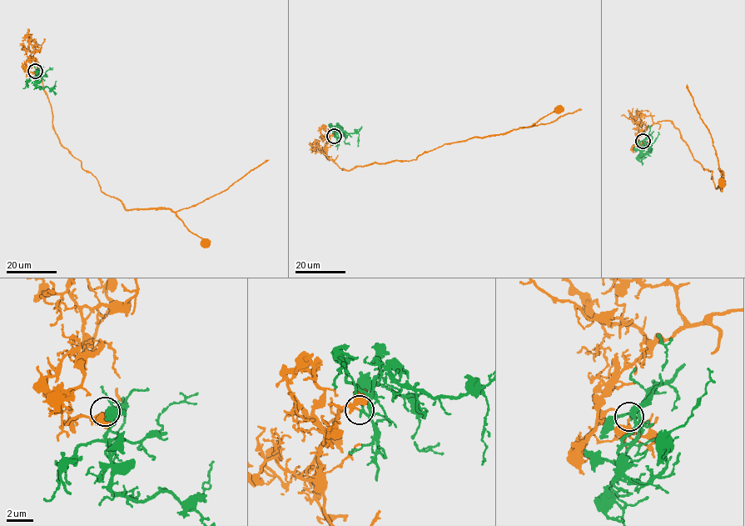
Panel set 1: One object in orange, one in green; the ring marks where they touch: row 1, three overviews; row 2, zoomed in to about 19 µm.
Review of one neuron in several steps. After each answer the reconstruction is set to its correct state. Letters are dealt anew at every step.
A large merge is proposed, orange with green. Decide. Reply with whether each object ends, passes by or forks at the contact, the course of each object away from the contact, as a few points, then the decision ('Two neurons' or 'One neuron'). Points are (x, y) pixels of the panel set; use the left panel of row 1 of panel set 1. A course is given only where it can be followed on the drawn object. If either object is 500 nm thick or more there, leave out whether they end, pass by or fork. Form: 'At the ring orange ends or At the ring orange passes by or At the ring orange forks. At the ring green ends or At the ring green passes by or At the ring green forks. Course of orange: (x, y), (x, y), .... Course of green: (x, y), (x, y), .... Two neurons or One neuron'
At the ring orange passes by. At the ring green forks. Course of orange: (34, 71), (27, 73), (23, 67), (32, 58), (42, 70), (60, 142), (126, 209), (187, 208), (269, 160). Course of green: (35, 72), (37, 86), (39, 87), (55, 88), (56, 81). One neuron

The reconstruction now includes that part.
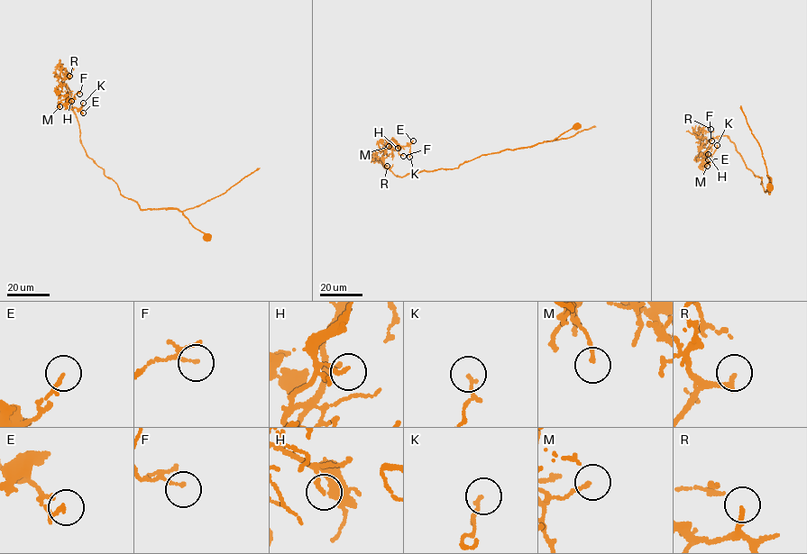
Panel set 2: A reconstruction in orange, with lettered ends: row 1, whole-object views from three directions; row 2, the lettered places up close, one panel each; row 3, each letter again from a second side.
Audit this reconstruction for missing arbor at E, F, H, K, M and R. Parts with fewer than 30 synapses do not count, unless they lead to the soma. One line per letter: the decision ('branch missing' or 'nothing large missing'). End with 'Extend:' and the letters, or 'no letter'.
E: nothing large missing
F: nothing large missing
H: nothing large missing
K: nothing large missing
M: nothing large missing
R: branch missing
Extend: R

